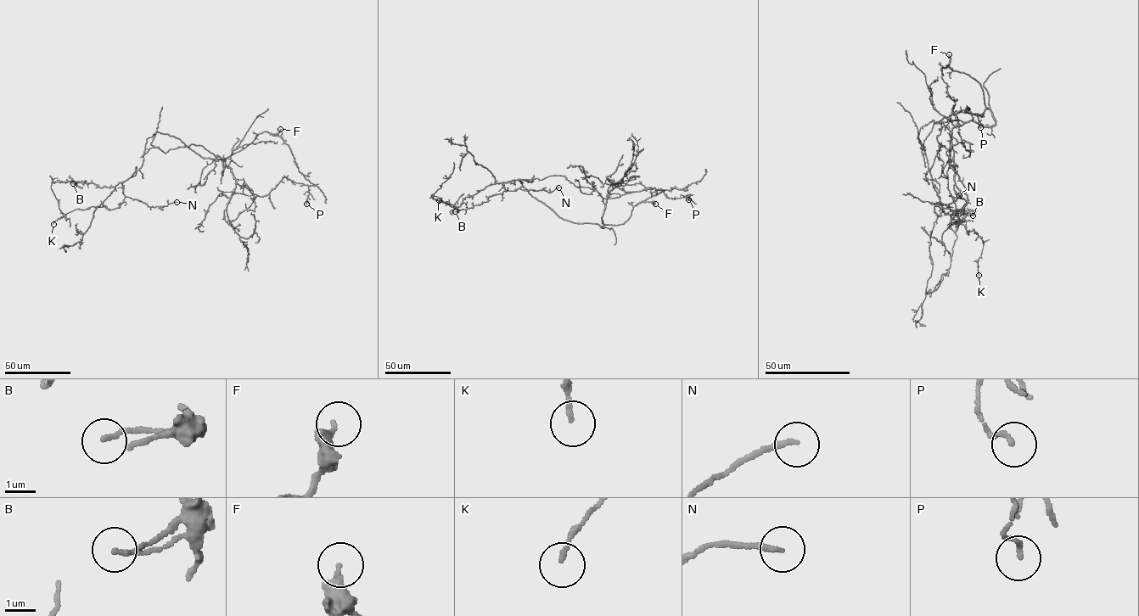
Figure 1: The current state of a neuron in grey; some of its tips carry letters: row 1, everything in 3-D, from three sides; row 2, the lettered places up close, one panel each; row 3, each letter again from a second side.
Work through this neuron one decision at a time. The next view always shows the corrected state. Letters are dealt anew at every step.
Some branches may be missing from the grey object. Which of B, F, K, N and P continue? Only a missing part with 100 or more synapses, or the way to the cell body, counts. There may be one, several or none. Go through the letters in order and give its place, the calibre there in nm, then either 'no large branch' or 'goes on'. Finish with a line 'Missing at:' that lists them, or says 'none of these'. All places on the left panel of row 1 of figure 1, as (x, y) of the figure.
B: (73, 183) | 160 nm | no large branch
F: (280, 129) | 360 nm | no large branch
K: (53, 224) | 140 nm | no large branch
N: (176, 202) | 170 nm | no large branch
P: (306, 204) | 130 nm | no large branch
Missing at: none of these

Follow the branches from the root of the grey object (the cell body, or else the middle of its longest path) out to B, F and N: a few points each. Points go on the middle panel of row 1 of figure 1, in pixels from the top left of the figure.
B: (555, 213), (532, 197), (520, 180), (487, 186), (466, 196), (455, 211)
F: (555, 213), (575, 222), (616, 225), (628, 219), (633, 207), (640, 203), (655, 204)
N: (555, 213), (532, 197), (520, 180), (502, 183), (509, 191), (544, 189), (549, 193), (558, 187)

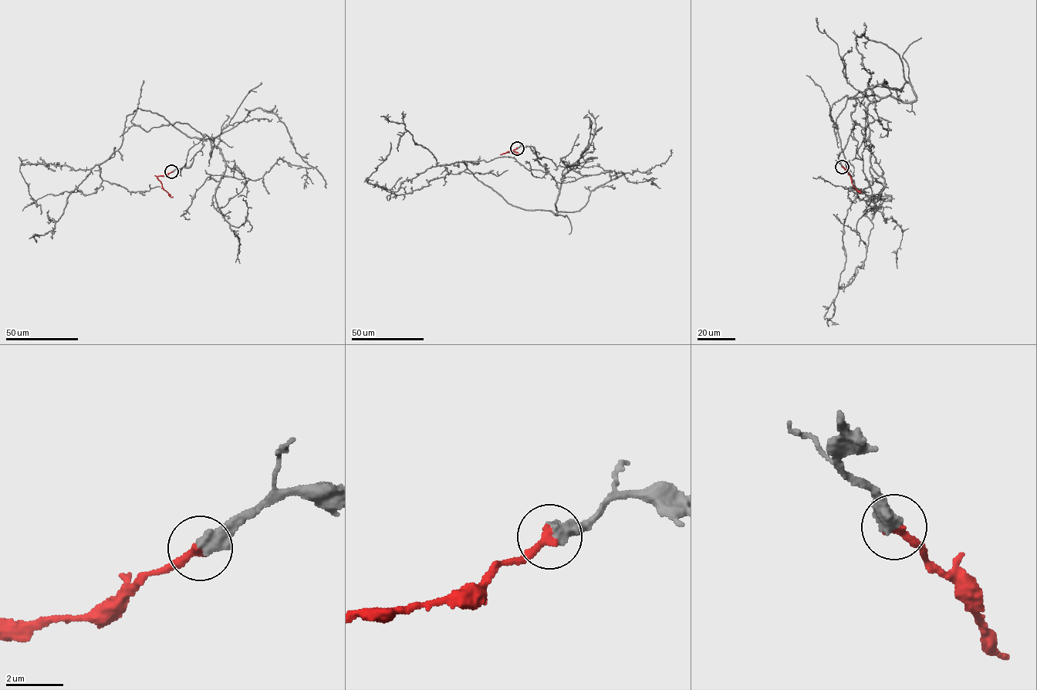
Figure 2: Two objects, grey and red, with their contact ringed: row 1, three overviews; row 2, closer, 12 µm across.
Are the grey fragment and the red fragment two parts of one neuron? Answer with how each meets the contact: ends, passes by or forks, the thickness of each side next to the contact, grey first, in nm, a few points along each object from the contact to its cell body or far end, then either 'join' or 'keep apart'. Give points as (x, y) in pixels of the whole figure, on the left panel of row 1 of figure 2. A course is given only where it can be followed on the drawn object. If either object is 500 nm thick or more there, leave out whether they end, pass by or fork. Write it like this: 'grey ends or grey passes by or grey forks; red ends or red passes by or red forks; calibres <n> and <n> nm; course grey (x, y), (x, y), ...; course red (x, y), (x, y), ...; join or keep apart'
calibres 550 and 320 nm; course grey (171, 171), (213, 140), (211, 156), (210, 140), (138, 108), (90, 169), (20, 166), (40, 214); course red (171, 171), (157, 177), (163, 189), (173, 197); join

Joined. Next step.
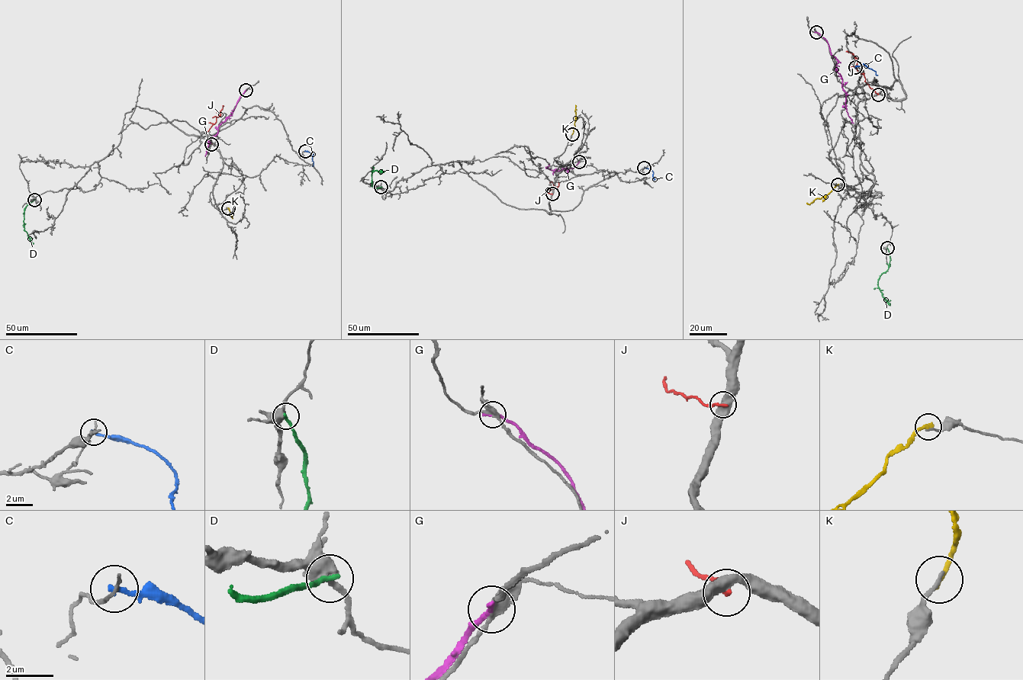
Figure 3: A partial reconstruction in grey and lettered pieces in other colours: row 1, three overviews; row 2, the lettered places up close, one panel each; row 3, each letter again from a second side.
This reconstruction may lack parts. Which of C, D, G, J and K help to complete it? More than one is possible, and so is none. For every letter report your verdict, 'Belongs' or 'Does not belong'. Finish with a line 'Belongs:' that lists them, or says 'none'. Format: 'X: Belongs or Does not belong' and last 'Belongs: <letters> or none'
C: Does not belong
D: Does not belong
G: Does not belong
J: Does not belong
K: Does not belong
Belongs: none

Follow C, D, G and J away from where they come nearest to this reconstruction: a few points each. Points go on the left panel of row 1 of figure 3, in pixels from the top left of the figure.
C: (305, 151), (313, 153), (312, 166)
D: (34, 200), (26, 206), (24, 216), (24, 230), (33, 244)
G: (246, 90), (232, 114), (209, 140), (205, 156)
J: (212, 144), (207, 133), (220, 113), (223, 105)

